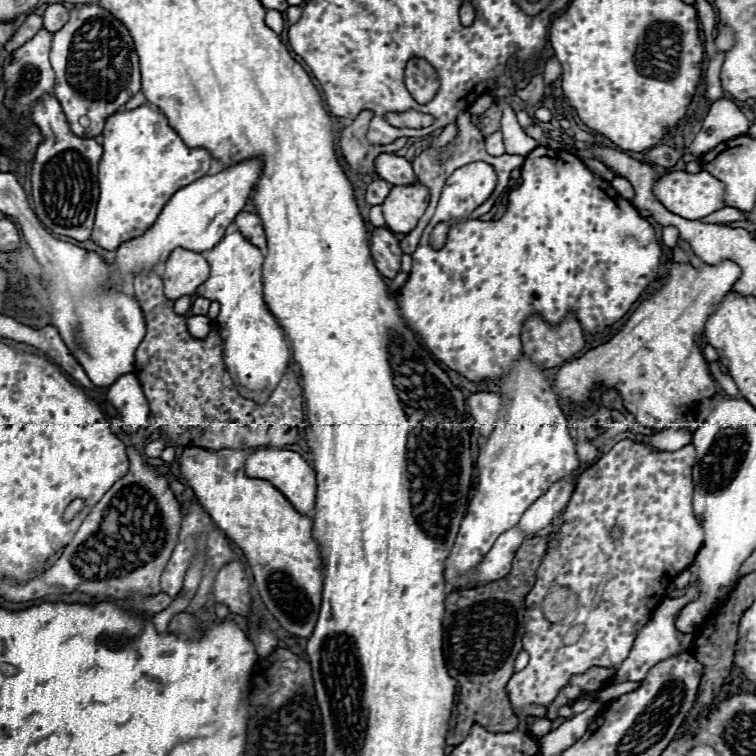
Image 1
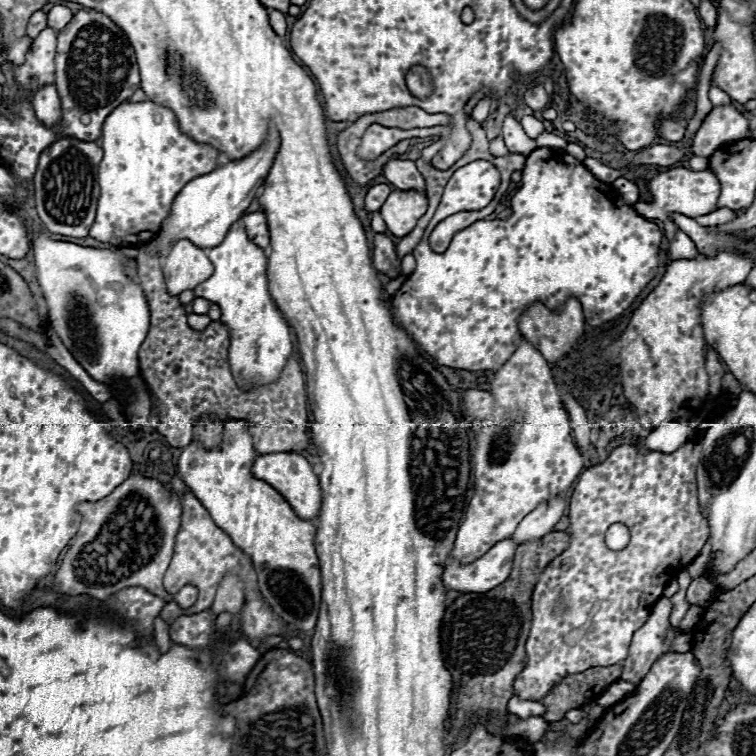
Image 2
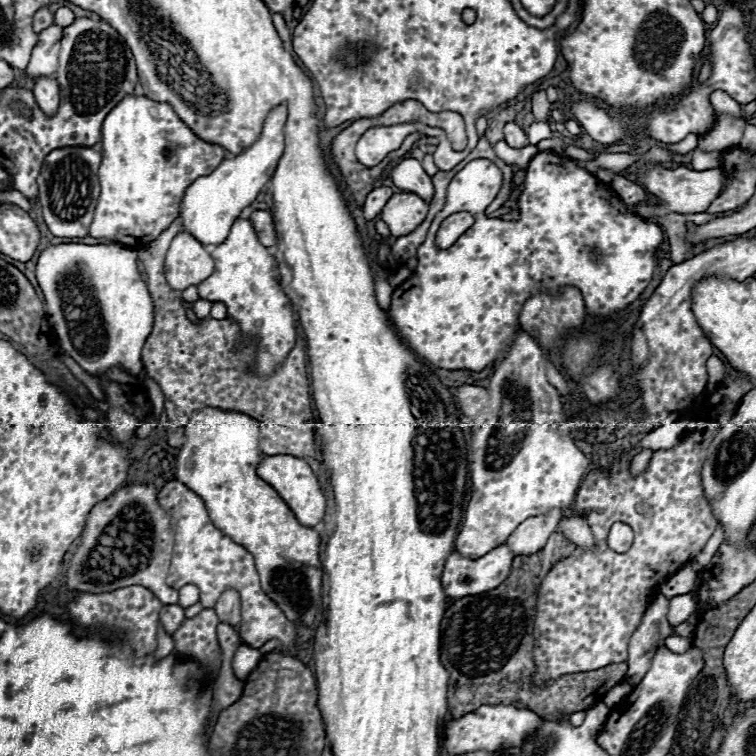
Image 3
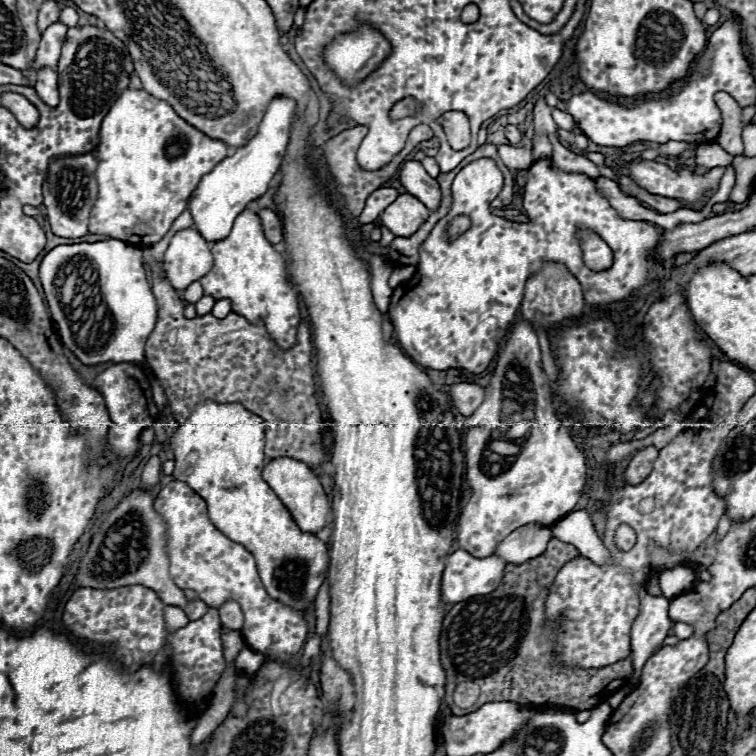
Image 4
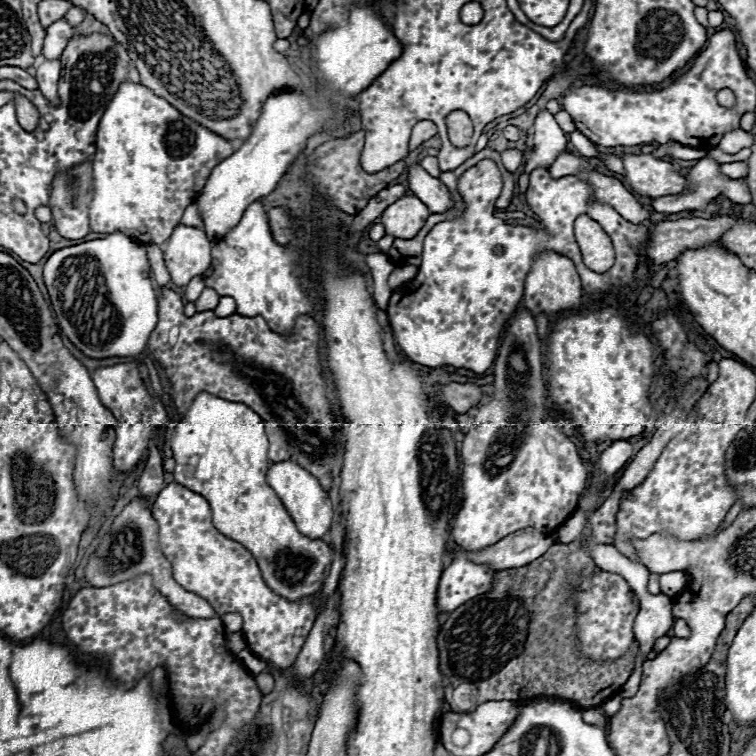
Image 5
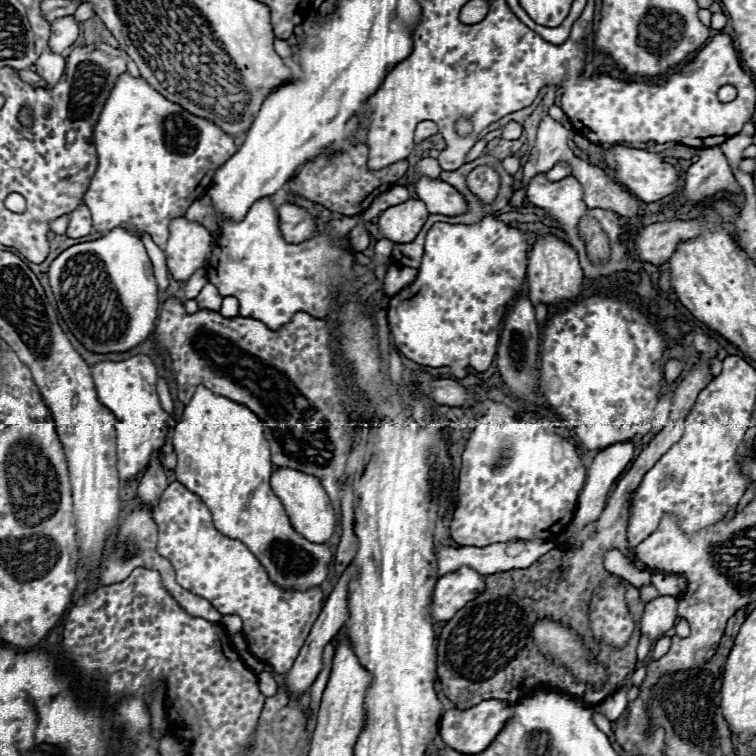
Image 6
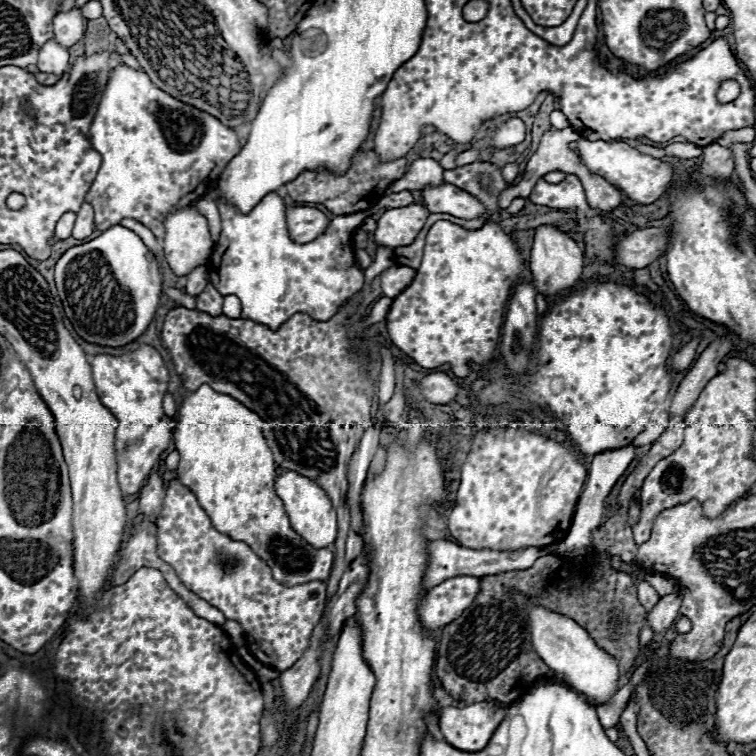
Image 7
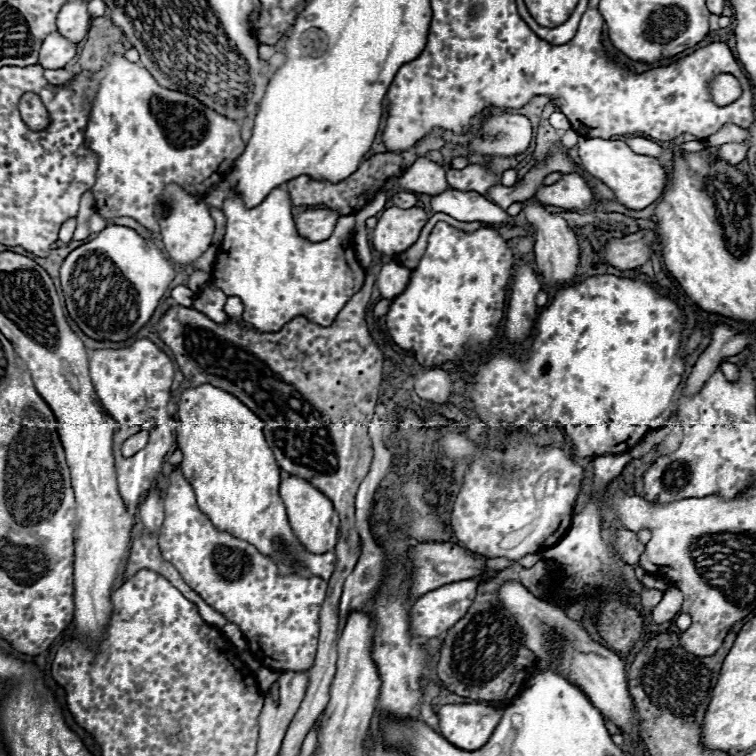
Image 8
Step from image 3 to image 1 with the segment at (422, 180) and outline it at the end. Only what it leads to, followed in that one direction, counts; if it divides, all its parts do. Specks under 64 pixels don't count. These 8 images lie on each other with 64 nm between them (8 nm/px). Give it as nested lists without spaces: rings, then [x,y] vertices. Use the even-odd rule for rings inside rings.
[[[378,154],[374,160],[376,174],[390,184],[414,184],[416,174],[412,172],[412,164],[406,158],[396,154]]]

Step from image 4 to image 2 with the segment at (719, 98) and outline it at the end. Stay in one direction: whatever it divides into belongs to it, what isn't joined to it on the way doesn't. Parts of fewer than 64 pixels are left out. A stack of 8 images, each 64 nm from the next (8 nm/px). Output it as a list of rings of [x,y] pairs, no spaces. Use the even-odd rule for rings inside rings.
[[[710,84],[710,92],[708,92],[708,96],[710,96],[710,100],[712,100],[714,106],[732,104],[732,102],[730,102],[730,96],[728,96],[724,90],[720,90],[716,84]]]

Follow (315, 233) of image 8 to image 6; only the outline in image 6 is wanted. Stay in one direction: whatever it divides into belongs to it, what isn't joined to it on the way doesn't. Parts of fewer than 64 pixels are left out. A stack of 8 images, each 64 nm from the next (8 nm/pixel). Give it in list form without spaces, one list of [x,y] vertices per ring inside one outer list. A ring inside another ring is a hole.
[[[282,204],[278,206],[278,222],[280,222],[280,234],[288,244],[300,244],[310,238],[310,234],[316,230],[314,218],[294,204]]]

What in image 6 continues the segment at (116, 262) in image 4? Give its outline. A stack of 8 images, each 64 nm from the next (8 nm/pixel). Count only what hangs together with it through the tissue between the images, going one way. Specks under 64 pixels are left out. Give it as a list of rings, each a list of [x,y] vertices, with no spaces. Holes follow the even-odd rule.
[[[114,228],[98,240],[70,246],[58,254],[48,268],[48,280],[62,320],[90,352],[128,352],[140,346],[154,330],[158,286],[152,264],[140,236],[124,228]]]

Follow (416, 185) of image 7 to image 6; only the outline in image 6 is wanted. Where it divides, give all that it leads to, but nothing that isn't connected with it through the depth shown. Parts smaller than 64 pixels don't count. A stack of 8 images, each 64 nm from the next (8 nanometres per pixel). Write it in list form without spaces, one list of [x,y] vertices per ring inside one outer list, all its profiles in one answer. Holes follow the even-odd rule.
[[[422,158],[416,166],[414,166],[414,176],[428,176],[428,178],[438,178],[442,172],[442,168],[438,166],[436,158]]]

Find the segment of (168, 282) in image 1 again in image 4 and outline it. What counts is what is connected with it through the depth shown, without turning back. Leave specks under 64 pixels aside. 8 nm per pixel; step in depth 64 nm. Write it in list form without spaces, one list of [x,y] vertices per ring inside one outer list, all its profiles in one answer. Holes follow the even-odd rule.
[[[186,228],[174,234],[164,254],[164,270],[168,282],[182,290],[186,284],[200,280],[214,266],[208,242],[194,230]]]

